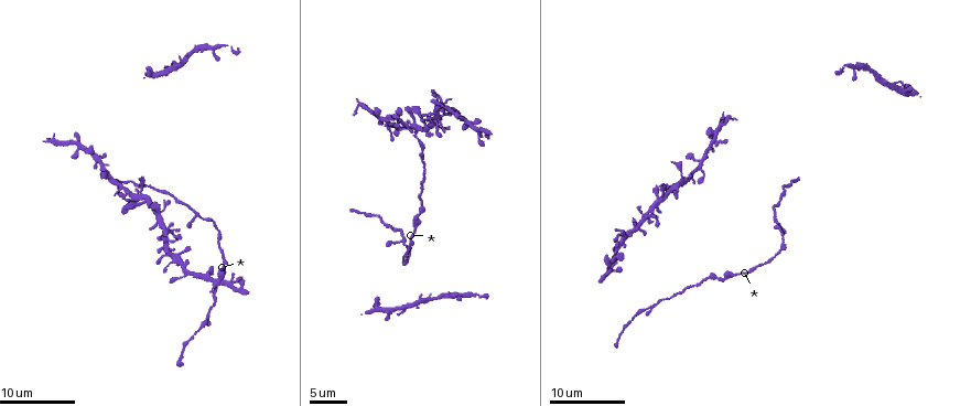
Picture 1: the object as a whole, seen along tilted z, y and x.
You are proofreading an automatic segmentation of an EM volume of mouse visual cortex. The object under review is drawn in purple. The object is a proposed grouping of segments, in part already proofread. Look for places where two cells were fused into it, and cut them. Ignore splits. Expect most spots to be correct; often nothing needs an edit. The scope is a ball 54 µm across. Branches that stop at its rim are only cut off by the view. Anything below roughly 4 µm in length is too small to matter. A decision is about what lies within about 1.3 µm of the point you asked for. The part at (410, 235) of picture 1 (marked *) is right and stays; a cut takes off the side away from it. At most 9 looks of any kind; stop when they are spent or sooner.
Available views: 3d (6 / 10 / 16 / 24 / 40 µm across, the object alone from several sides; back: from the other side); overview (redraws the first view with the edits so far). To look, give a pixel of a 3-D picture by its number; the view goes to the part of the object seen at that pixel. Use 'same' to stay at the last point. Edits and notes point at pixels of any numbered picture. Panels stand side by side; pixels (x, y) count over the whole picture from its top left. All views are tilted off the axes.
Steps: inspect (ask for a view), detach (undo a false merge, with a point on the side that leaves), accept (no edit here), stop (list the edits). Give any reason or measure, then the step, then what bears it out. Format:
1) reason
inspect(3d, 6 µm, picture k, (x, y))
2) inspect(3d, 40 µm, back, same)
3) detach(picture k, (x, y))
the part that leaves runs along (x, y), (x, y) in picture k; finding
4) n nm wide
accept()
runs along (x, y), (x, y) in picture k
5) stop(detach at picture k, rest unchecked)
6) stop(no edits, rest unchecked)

three arms meet
inspect(3d, 16 µm, picture 1, (404, 245))

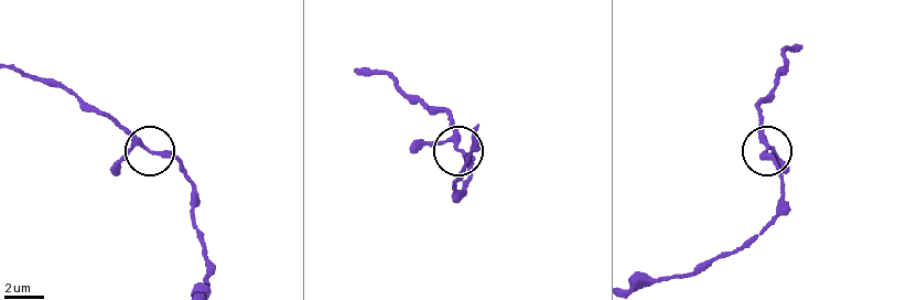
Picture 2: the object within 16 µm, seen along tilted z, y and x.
zoom in
inspect(3d, 6 µm, picture 2, (148, 150))

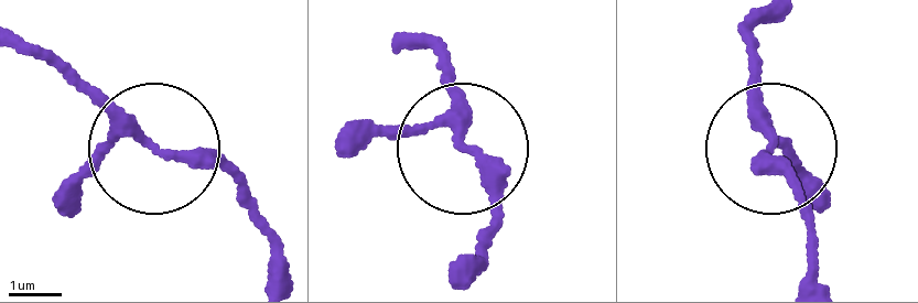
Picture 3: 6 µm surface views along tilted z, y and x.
3 arms
accept()
runs along (283, 276), (246, 197), (24, 53) in picture 3; continuous, no second cell

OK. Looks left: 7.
calibre changes
inspect(3d, 10 µm, picture 1, (149, 205))

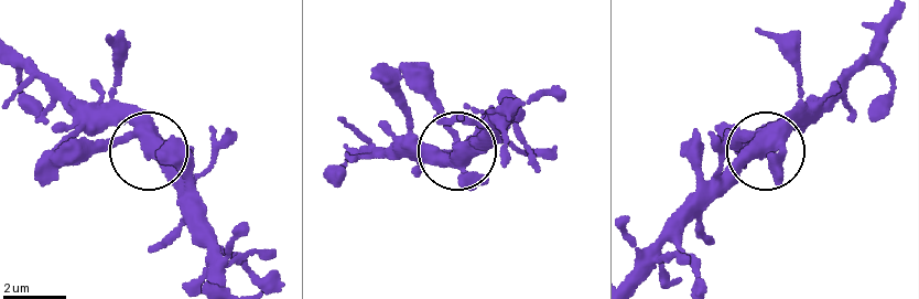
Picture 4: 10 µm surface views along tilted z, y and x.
410 nm wide
accept()
one cell here

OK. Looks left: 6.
thin arm on a thick one
inspect(3d, 6 µm, picture 1, (52, 140))

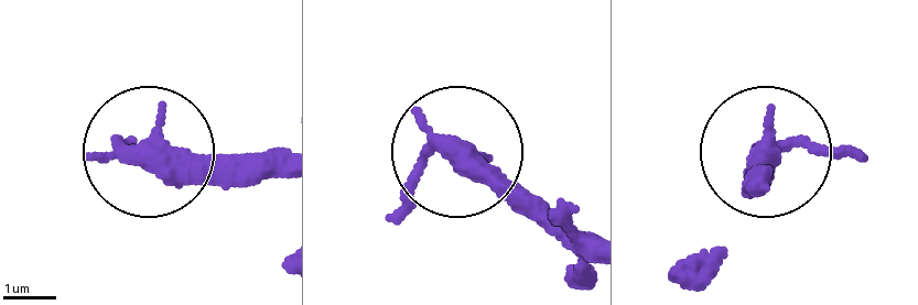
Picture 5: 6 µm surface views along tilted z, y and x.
inspect(3d, 6 µm, back, picture 5, (770, 153))

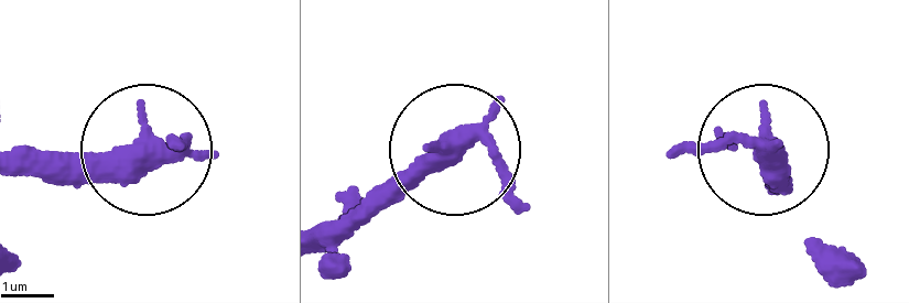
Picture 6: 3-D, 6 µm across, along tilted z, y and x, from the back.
340 nm wide
accept()
runs along (13, 170), (98, 169), (181, 139) in picture 6; continuous, no second cell

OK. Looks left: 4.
branch point
inspect(3d, 6 µm, picture 1, (203, 324))

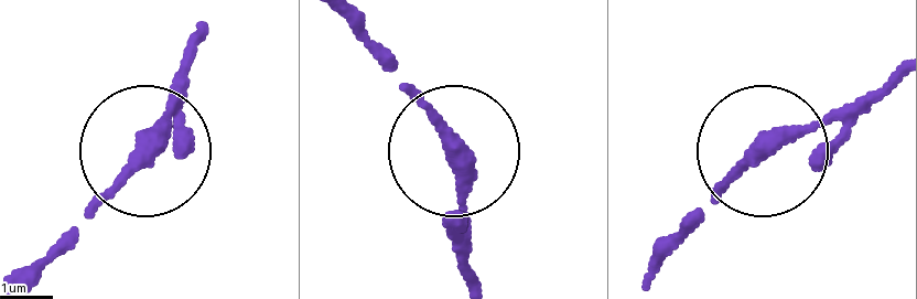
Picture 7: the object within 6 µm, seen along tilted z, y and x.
from behind
inspect(3d, 6 µm, back, picture 7, (765, 141))

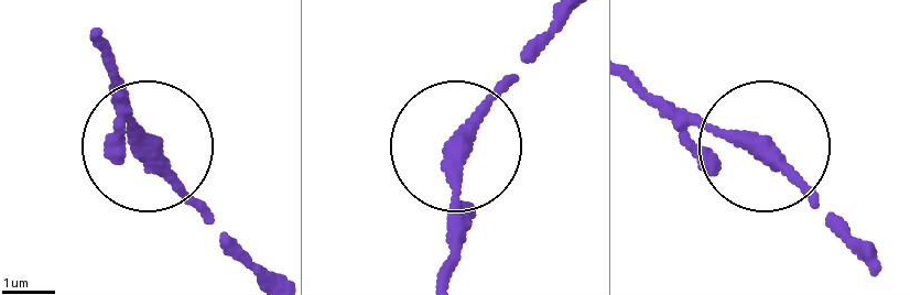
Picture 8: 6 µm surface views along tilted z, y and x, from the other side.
3 arms
accept()
runs along (451, 271), (465, 129), (526, 50) in picture 8; one cell here

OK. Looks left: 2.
stop(no edits, rest unchecked)

